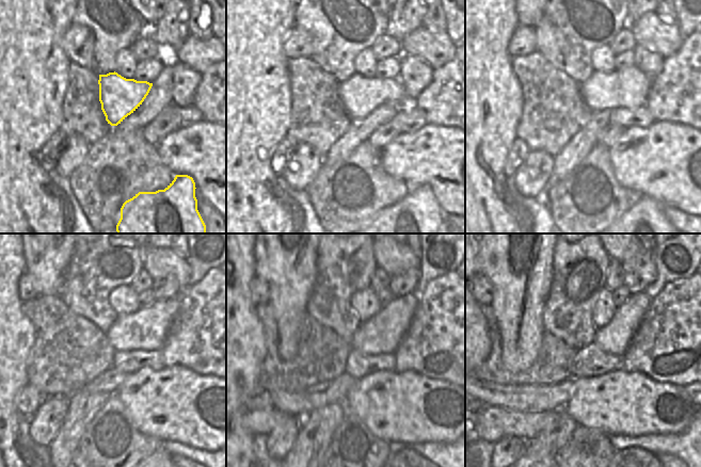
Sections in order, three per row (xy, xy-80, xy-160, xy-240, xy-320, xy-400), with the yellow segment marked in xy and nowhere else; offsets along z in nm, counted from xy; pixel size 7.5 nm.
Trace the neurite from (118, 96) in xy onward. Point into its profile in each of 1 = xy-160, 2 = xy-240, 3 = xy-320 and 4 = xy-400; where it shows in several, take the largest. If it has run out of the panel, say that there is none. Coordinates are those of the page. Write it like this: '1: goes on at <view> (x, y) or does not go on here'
1: goes on at xy-160 (627, 87)
2: goes on at xy-240 (146, 329)
3: goes on at xy-320 (381, 334)
4: goes on at xy-400 (614, 338)

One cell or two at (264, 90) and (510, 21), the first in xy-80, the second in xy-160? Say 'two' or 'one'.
one

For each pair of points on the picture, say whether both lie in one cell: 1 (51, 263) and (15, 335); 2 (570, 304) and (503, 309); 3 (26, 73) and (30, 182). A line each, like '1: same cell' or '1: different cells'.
1: different cells
2: different cells
3: same cell

